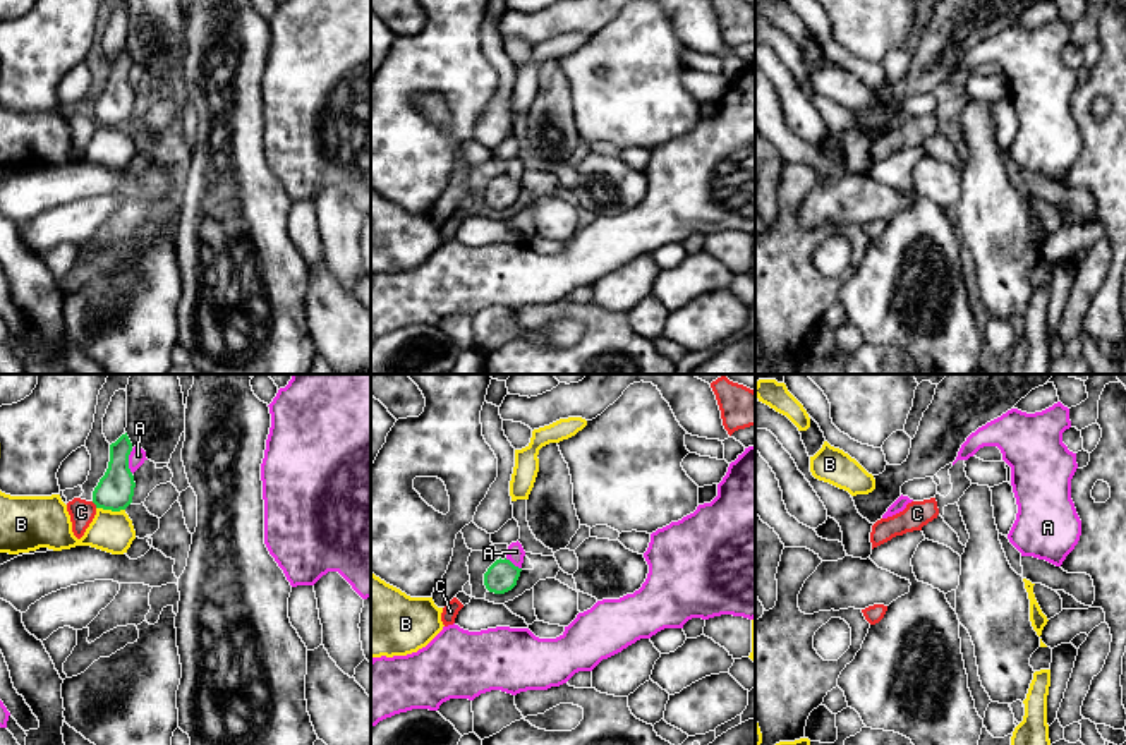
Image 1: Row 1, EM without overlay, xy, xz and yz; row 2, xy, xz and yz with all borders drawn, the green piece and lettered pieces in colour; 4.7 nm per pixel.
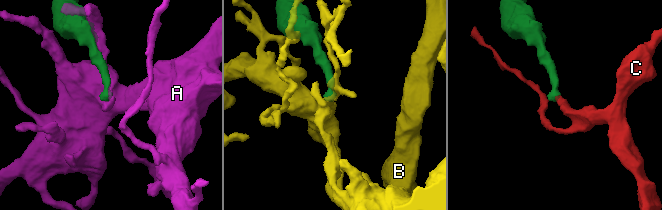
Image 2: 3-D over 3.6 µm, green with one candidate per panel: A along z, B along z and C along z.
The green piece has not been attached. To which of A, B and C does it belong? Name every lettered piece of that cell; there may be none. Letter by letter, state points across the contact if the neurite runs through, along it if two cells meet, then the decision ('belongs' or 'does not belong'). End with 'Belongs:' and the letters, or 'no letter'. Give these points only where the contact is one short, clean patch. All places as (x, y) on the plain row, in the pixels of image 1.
A: does not belong
B: does not belong
C: belongs
Belongs: C

